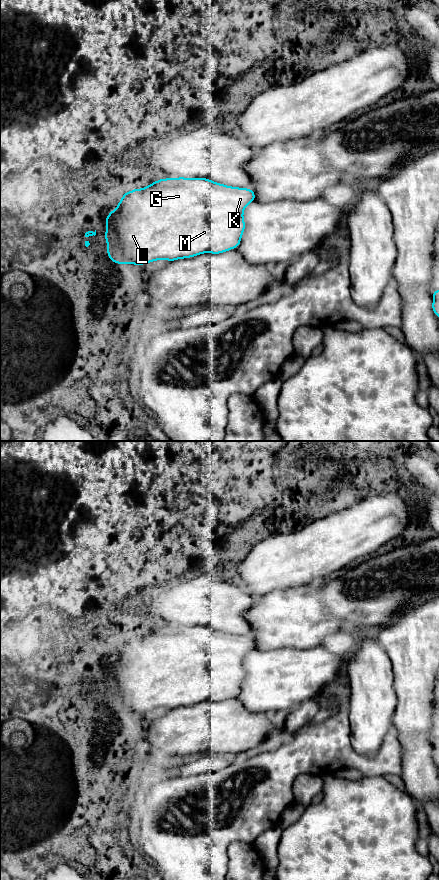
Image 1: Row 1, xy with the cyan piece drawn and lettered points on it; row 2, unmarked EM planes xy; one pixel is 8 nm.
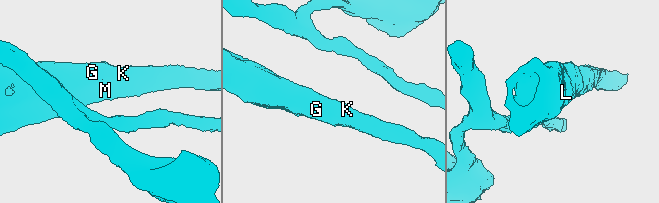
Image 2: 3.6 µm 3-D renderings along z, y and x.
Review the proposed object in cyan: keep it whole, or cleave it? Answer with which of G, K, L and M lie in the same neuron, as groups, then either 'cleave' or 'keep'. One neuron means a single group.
G K L M; keep

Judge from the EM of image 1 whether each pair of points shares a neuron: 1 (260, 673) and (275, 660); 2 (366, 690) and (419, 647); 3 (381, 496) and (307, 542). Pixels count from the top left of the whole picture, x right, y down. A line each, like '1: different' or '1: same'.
1: same
2: different
3: same

